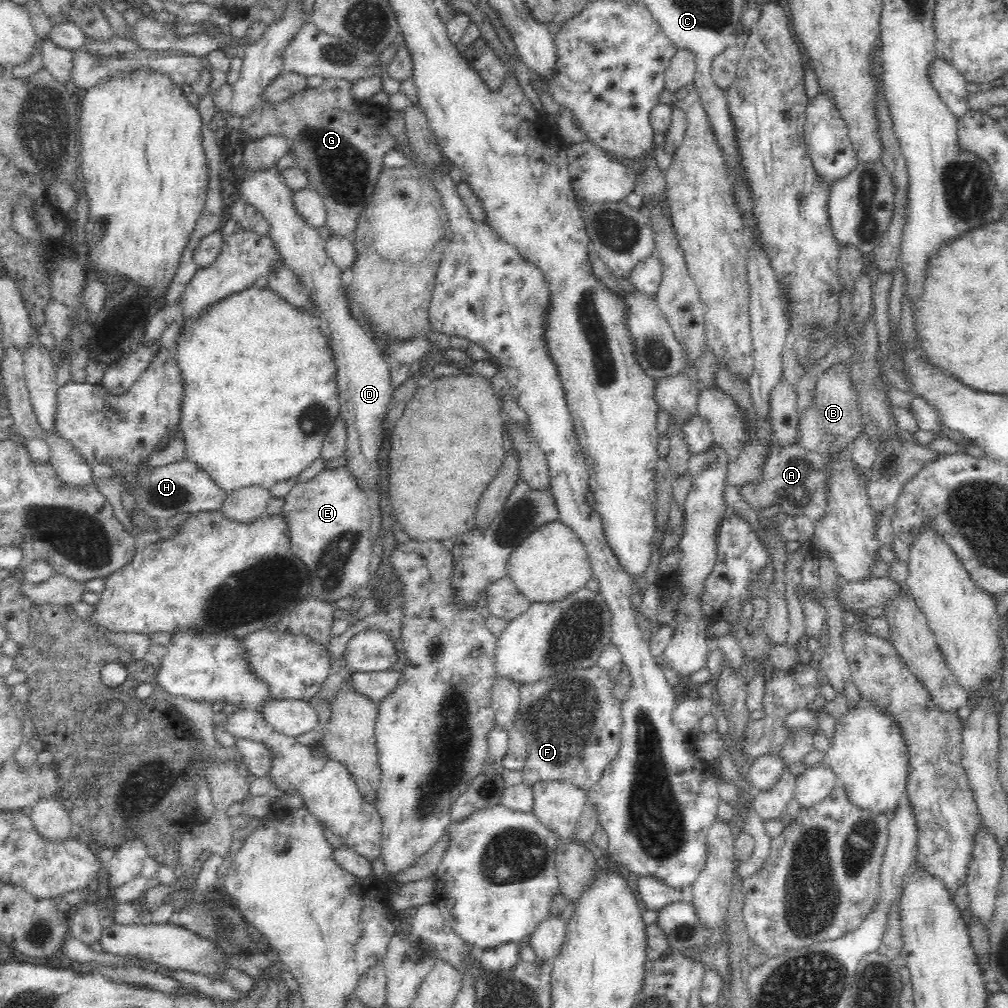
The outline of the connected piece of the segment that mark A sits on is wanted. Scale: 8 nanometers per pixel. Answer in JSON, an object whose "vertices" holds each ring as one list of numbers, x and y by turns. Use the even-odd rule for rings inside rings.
{"vertices":[[775,440,775,446,773,447,773,452,771,455,771,458,764,464,764,472,762,472,762,475,764,475,764,478,762,478,762,482,758,484,758,486,744,486,743,488,740,488,740,496,748,503,752,508,756,510,761,510,765,507,772,506,774,504,777,504,780,507,781,512,784,512,786,514,790,514,792,517,797,517,798,515,804,515,804,516,810,516,810,518,814,518,814,520,822,520,828,514,828,506,829,506,829,498,830,498,830,478,833,478,833,465,834,461,837,460,837,456,835,456,834,453,816,453,816,452,804,452,801,448,789,448,789,449,778,449,778,445,776,445]]}

